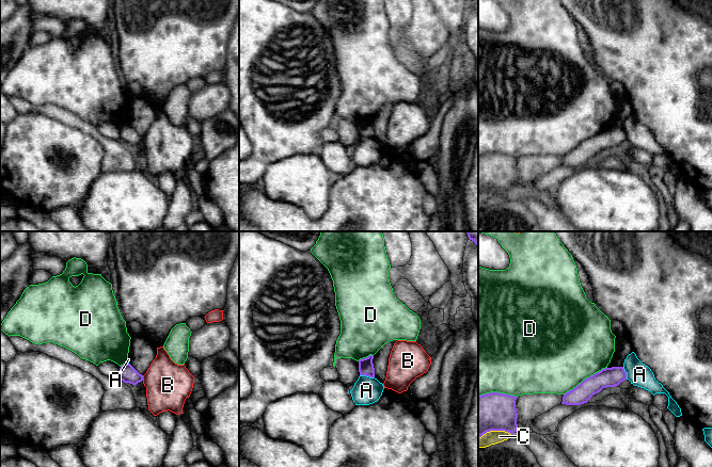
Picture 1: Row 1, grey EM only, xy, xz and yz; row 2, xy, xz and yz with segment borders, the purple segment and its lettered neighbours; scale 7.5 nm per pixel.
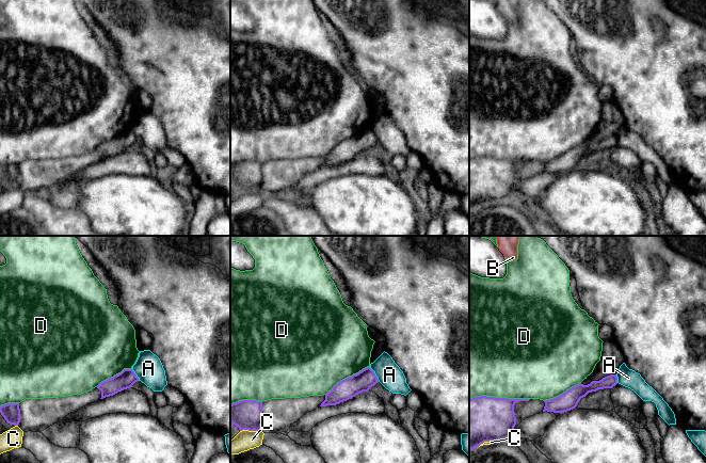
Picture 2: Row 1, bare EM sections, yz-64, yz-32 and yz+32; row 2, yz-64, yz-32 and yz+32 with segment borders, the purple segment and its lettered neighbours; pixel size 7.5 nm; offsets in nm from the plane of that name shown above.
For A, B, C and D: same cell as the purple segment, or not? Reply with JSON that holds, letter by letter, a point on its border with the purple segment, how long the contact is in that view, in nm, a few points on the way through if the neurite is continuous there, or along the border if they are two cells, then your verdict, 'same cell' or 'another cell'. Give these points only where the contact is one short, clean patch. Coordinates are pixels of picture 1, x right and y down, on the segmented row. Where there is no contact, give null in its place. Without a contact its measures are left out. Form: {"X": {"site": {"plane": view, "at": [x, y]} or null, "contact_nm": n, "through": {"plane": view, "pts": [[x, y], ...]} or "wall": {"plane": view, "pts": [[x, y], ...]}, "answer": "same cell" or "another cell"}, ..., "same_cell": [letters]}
{"A": {"site": {"plane": "xz", "at": [367, 375]}, "contact_nm": 110, "wall": {"plane": "xz", "pts": [[360, 374], [374, 377]]}, "answer": "another cell"}, "B": {"site": {"plane": "xy", "at": [142, 377]}, "contact_nm": 40, "wall": {"plane": "xy", "pts": [[142, 375], [143, 380]]}, "answer": "another cell"}, "C": {"site": {"plane": "yz", "at": [494, 430]}, "contact_nm": 260, "answer": "another cell"}, "D": {"site": {"plane": "yz", "at": [585, 379]}, "contact_nm": 380, "answer": "another cell"}, "same_cell": []}

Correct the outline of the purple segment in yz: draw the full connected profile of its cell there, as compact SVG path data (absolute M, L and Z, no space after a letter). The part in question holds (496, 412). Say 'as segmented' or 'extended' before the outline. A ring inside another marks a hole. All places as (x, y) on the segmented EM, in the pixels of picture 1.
as segmented; M499 392L478 396L478 438L490 431L513 434L520 430L517 424L517 398Z

